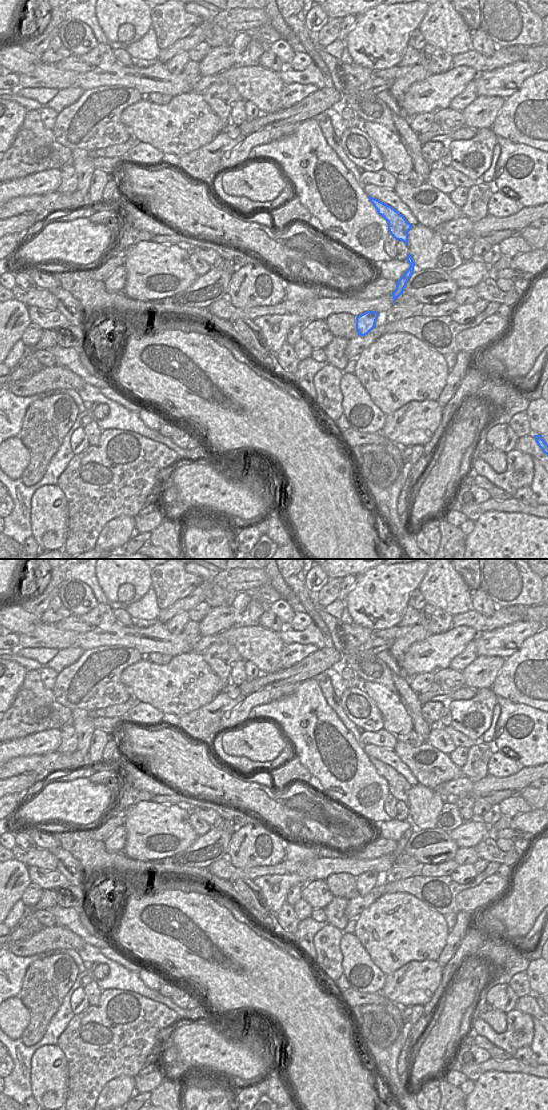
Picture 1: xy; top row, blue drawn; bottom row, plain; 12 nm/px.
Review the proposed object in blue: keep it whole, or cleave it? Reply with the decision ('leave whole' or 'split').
split

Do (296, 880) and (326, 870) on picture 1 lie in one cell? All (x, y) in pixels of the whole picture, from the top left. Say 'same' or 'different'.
different

